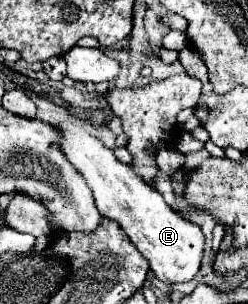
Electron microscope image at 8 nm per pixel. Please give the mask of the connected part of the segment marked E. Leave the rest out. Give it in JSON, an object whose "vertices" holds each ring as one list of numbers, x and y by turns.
{"vertices":[[53,123,53,127,61,133,59,149,67,157,67,161,83,175,89,185,97,211,101,217,117,221,125,231,129,241,137,247,137,251,149,261,153,275,163,283,183,283,191,281,203,257,205,237,201,229,183,217,179,217,161,197,161,193,145,183,129,165,121,163,111,149,107,149,95,135,91,135,85,127,77,123]]}

